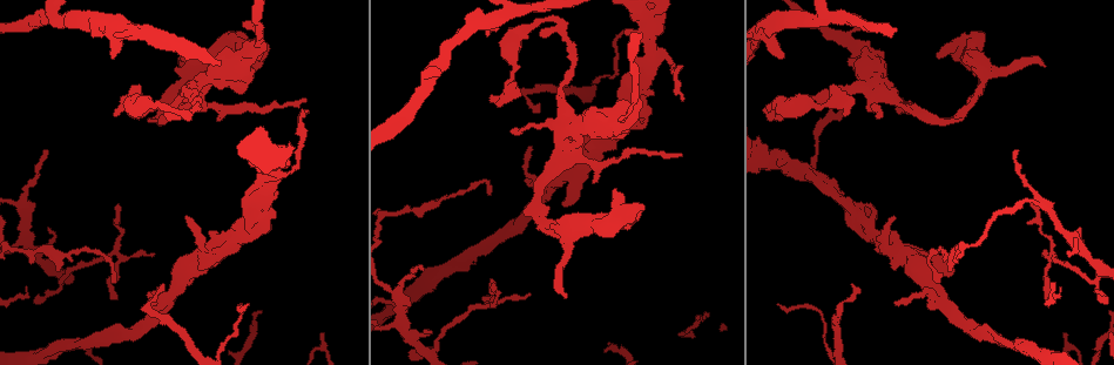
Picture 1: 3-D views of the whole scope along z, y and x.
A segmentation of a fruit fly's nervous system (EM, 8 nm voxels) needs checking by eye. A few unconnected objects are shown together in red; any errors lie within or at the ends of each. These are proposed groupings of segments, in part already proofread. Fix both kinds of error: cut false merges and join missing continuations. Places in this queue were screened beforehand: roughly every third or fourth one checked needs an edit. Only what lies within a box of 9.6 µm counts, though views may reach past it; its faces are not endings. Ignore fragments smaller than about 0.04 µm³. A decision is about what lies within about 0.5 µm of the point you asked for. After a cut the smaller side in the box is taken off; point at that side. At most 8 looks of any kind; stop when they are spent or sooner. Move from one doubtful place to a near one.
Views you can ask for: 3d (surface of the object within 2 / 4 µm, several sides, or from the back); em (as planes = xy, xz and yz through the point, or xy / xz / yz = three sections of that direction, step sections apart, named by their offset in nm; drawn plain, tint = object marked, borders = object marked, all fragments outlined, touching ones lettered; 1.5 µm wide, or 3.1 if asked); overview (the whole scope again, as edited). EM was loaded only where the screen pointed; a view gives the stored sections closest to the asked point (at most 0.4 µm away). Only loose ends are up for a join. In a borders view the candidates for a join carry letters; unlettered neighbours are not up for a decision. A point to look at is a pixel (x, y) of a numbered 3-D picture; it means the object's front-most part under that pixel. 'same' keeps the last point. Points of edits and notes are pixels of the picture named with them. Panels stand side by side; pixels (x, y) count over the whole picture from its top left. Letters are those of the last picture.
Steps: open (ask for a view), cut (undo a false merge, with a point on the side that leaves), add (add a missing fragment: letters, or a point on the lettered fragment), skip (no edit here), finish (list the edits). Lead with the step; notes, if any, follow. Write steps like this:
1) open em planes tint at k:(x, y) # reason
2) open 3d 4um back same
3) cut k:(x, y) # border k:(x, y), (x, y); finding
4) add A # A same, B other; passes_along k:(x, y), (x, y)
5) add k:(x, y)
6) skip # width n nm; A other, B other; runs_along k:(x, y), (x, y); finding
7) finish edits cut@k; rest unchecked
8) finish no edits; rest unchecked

open em yz step 8 borders at 1:(974, 75) # thick end

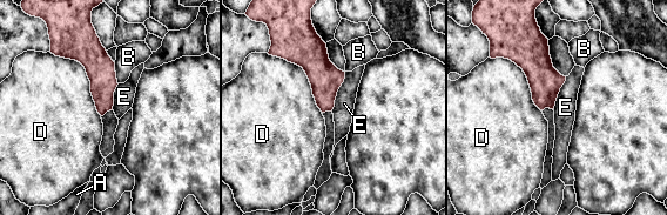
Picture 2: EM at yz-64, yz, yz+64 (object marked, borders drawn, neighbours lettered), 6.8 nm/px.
skip # A other, B other, D other, E other; border 2:(71, 59), (83, 67), (101, 115); no lettered fragment goes on from it

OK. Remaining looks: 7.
open 3d 4um at 1:(779, 58)

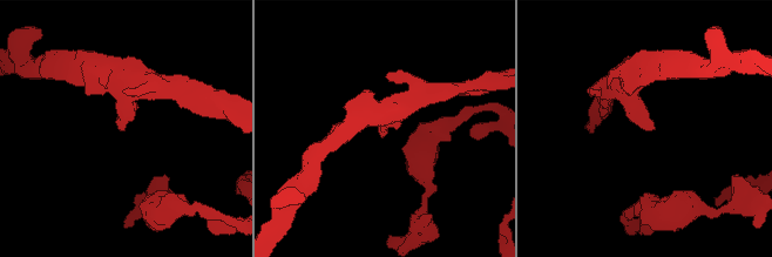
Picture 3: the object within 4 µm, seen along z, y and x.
open em planes tint at 3:(649, 130) # shape alone is not enough

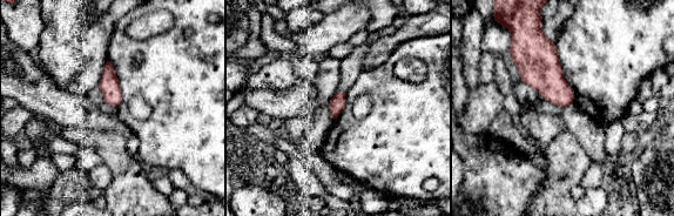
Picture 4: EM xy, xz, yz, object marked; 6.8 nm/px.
open em planes borders same

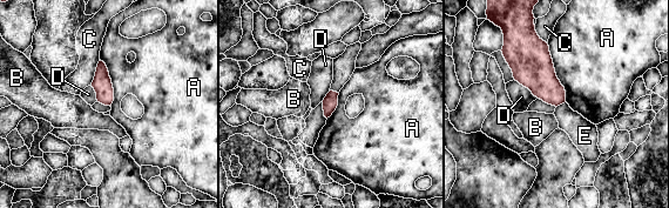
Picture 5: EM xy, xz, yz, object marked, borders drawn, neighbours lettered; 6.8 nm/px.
skip # A other, B other, C other, D other, E other; border 5:(565, 101), (556, 107); no lettered fragment goes on from it

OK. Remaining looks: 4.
open em planes borders at 1:(587, 143) # free end

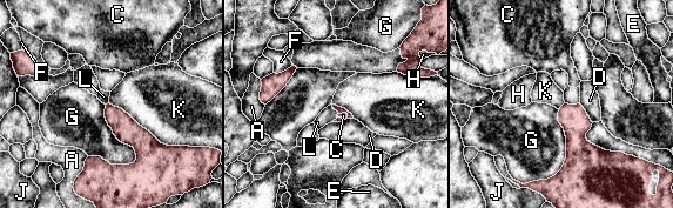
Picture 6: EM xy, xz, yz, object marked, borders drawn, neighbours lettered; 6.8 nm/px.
skip # A other, C other, D other, E other, F other, G other, H other, J other, K other, L other; border 6:(559, 109), (563, 166), (513, 180); no lettered fragment goes on from it

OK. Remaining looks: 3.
finish no edits; rest unchecked

